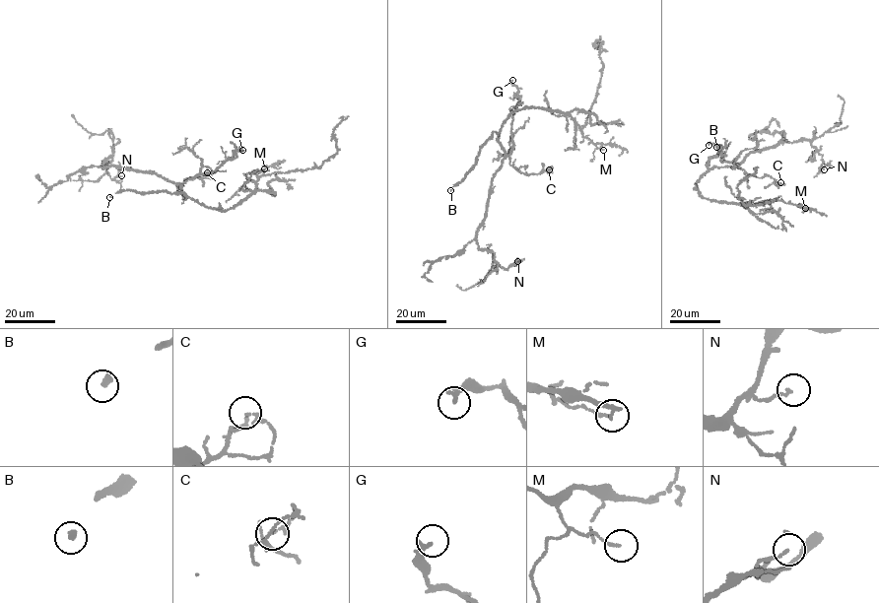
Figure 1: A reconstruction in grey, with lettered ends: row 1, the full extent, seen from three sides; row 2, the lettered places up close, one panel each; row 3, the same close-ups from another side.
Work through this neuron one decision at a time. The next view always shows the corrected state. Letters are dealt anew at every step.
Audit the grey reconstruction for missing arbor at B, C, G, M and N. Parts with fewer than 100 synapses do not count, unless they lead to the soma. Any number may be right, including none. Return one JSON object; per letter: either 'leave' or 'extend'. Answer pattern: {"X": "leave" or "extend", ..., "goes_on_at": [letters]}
{"B": "extend", "C": "leave", "G": "leave", "M": "leave", "N": "leave", "goes_on_at": ["B"]}

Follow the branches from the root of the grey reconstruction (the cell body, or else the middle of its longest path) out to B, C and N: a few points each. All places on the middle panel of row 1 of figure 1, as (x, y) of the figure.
B: (507, 116), (501, 131), (493, 132), (481, 147), (465, 177), (450, 190)
C: (507, 116), (498, 142), (509, 158), (510, 165), (527, 175), (540, 173), (551, 167), (549, 169)
N: (507, 116), (498, 139), (505, 157), (476, 240), (505, 269), (517, 261)

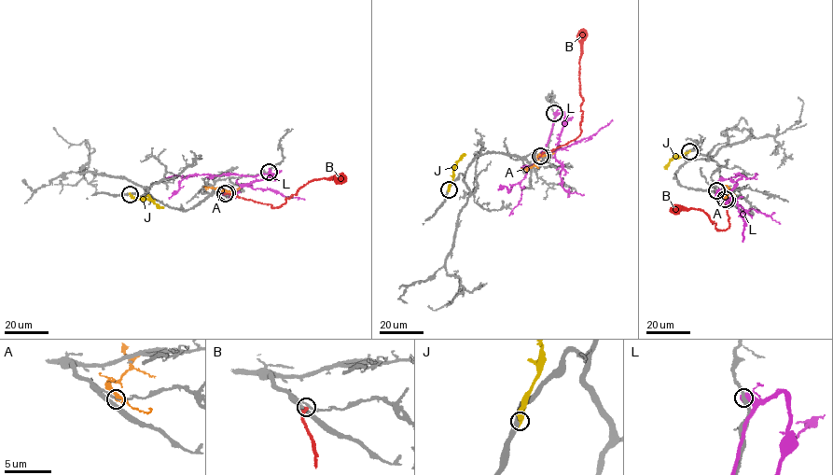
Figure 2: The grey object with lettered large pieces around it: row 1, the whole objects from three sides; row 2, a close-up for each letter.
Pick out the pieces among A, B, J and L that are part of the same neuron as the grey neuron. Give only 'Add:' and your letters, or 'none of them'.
Add: B

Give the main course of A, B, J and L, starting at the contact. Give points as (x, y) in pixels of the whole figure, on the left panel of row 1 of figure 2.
A: (227, 192), (203, 187)
B: (225, 193), (270, 204), (273, 208), (285, 202), (286, 198), (313, 180), (346, 178)
J: (130, 194), (163, 207)
L: (270, 172), (254, 176), (225, 174), (188, 175), (180, 181), (178, 189), (169, 198)

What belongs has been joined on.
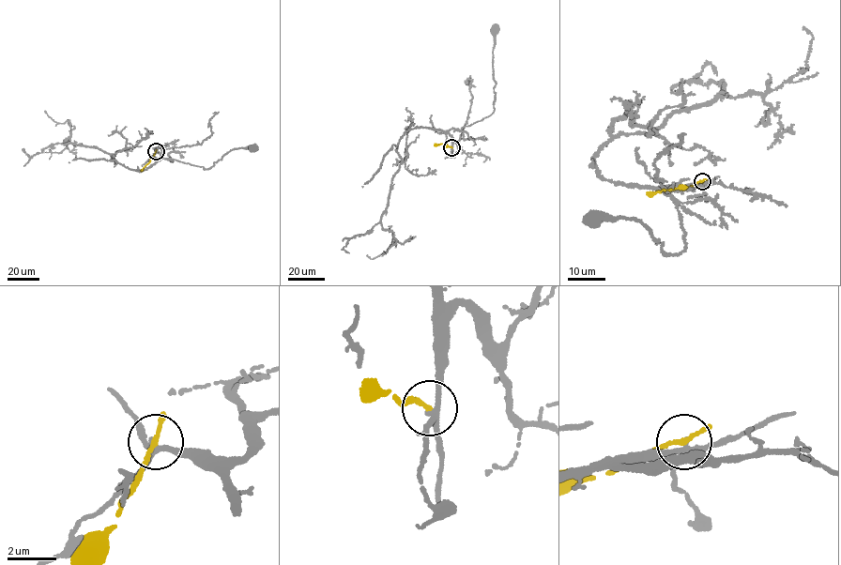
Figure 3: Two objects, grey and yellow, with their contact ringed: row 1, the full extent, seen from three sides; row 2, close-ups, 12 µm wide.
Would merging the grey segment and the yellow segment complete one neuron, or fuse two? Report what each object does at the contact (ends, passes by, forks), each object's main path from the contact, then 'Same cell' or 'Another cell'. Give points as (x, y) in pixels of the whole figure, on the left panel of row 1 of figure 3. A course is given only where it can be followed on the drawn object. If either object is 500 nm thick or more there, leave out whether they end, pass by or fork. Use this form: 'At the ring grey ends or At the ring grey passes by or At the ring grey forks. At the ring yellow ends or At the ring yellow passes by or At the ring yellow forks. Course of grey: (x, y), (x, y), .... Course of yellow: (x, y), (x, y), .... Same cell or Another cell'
At the ring grey forks. At the ring yellow passes by. Course of grey: (156, 151), (160, 154), (160, 159), (169, 158), (205, 169), (234, 149), (253, 147). Course of yellow: (156, 151), (140, 171). Another cell

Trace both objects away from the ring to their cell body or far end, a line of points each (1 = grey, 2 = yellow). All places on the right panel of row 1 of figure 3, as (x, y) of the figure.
1: (702, 181), (664, 189), (679, 201), (686, 243), (682, 251), (665, 254), (661, 242), (634, 219), (594, 218)
2: (702, 181), (648, 193)

